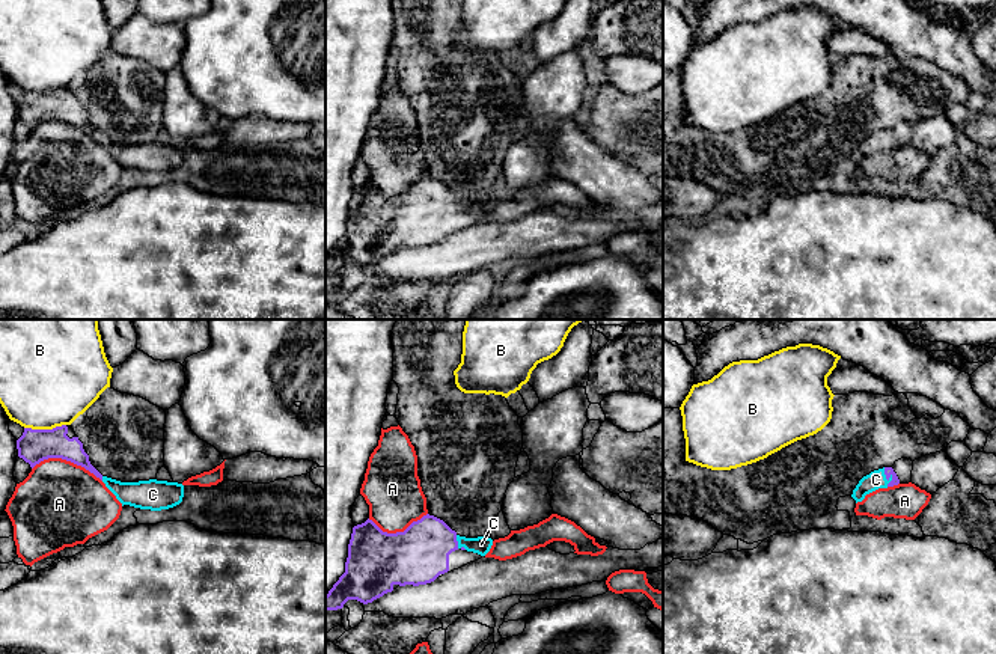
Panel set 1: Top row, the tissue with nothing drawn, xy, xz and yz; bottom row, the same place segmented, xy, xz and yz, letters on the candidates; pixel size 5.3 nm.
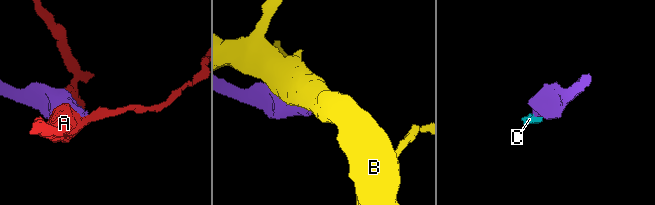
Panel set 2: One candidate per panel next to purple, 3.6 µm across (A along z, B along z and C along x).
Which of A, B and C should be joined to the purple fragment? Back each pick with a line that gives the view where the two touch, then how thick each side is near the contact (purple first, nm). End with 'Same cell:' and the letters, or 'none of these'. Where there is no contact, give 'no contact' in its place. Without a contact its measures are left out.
C: contact in yz; calibres 50 and 100 nm
Same cell: C

